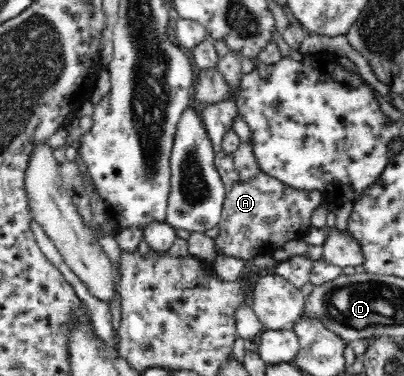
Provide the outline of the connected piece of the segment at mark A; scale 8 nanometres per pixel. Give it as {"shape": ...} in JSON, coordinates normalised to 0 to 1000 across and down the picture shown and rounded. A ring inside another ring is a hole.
{"shape":[[[624,370],[601,378],[579,407],[532,407],[530,441],[554,489],[557,529],[542,622],[530,638],[535,681],[559,676],[624,694],[634,678],[666,678],[718,636],[752,630],[767,604],[767,572],[800,540],[787,508],[738,505],[653,460],[631,418]]]}

